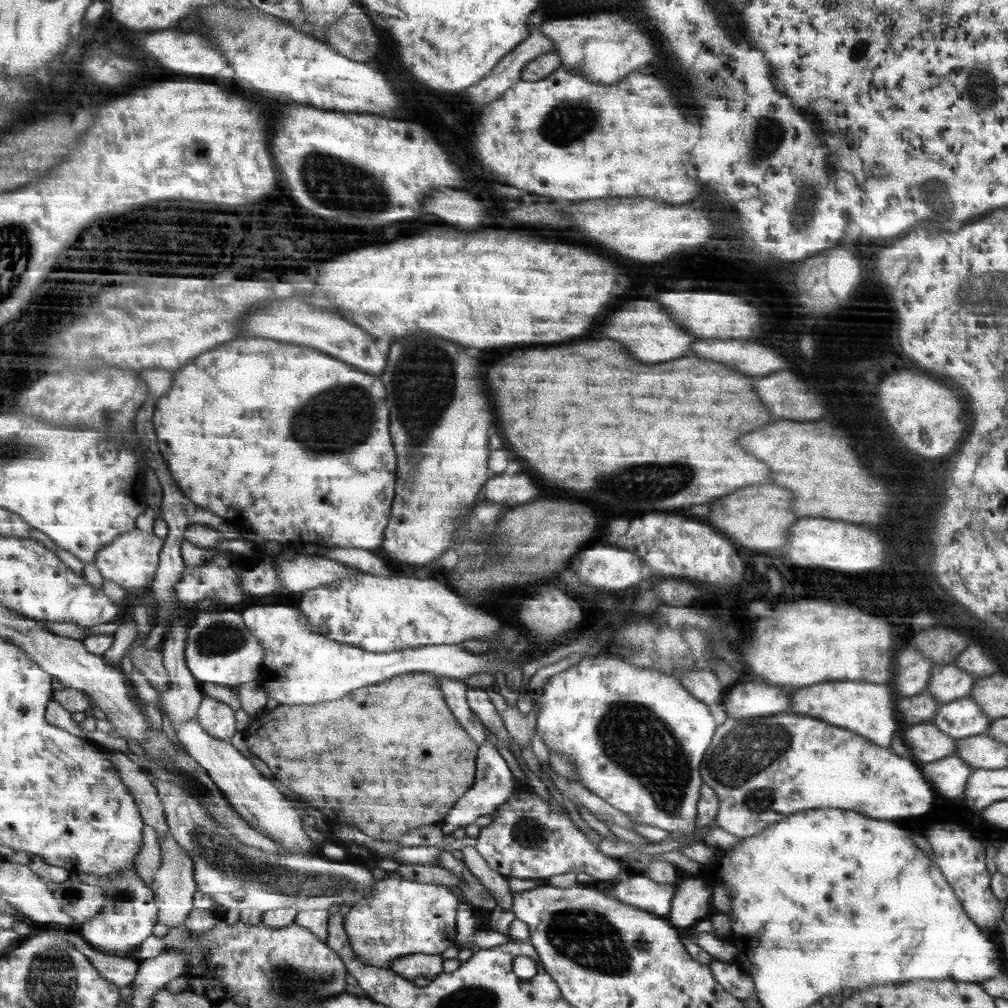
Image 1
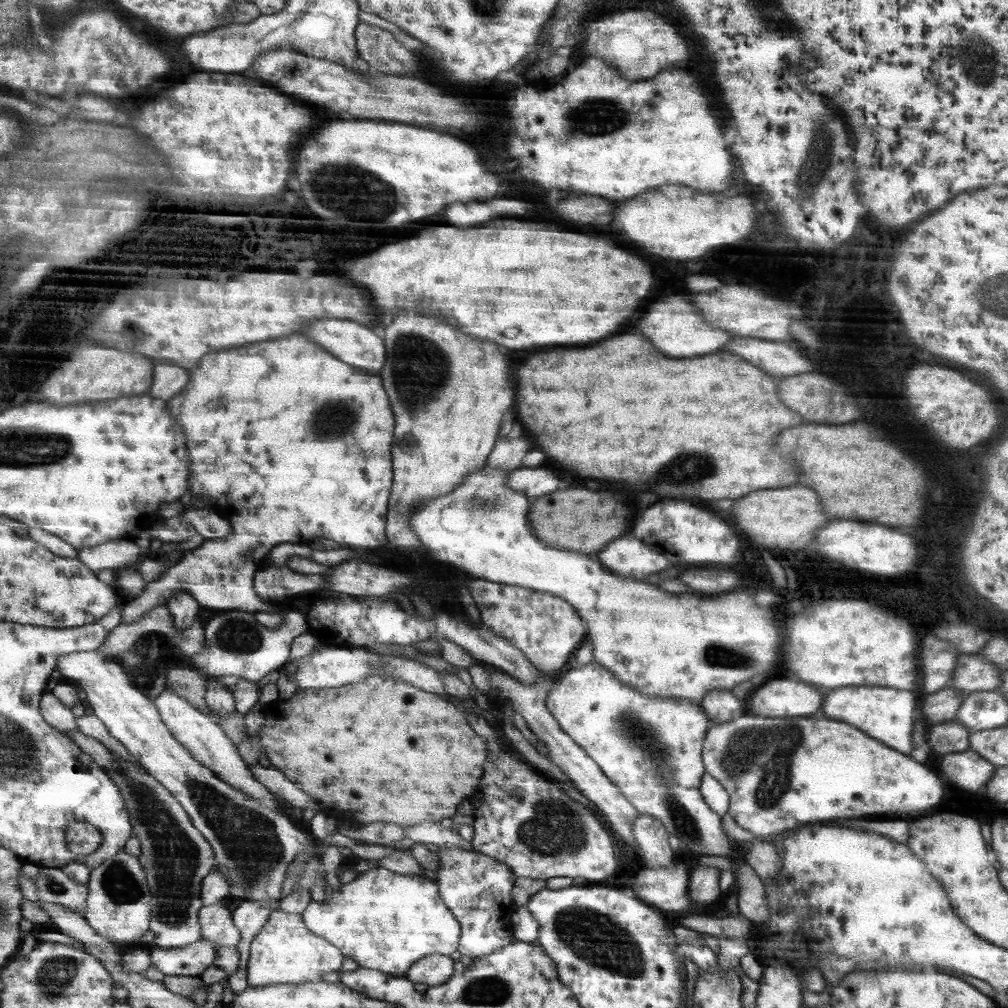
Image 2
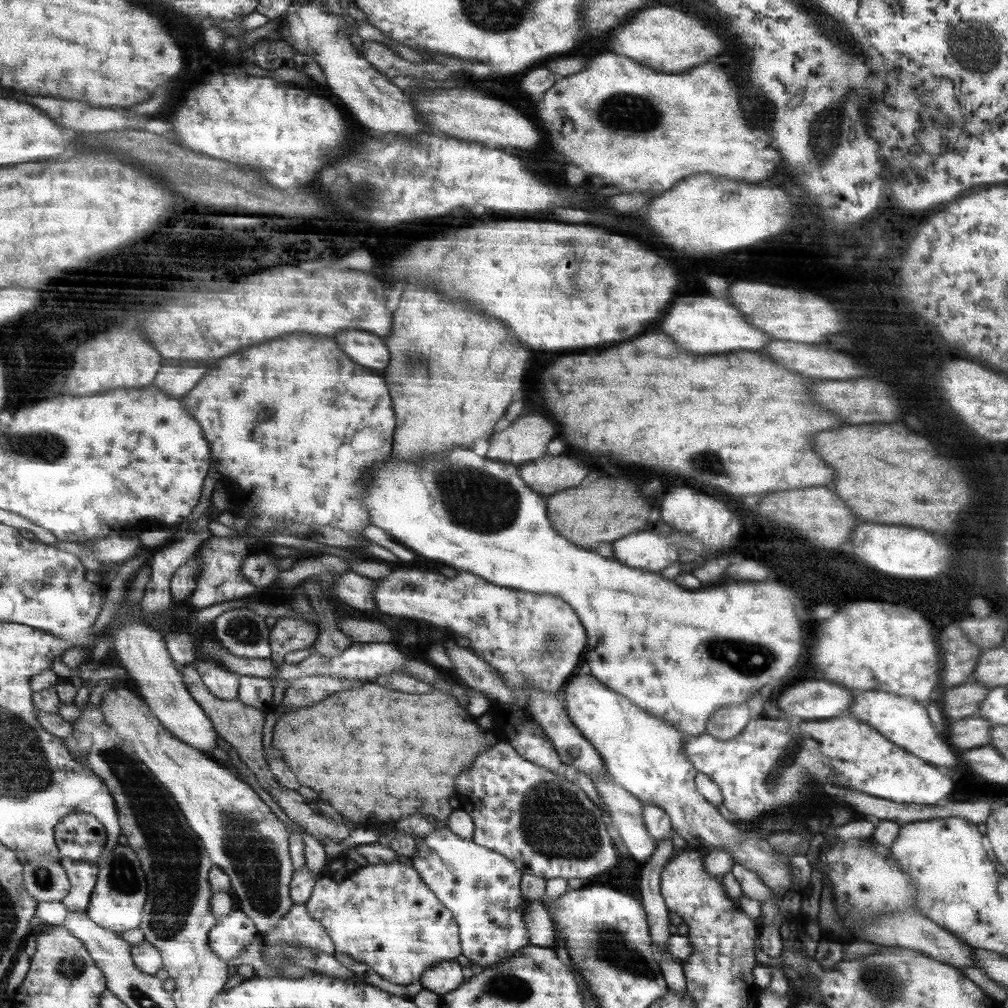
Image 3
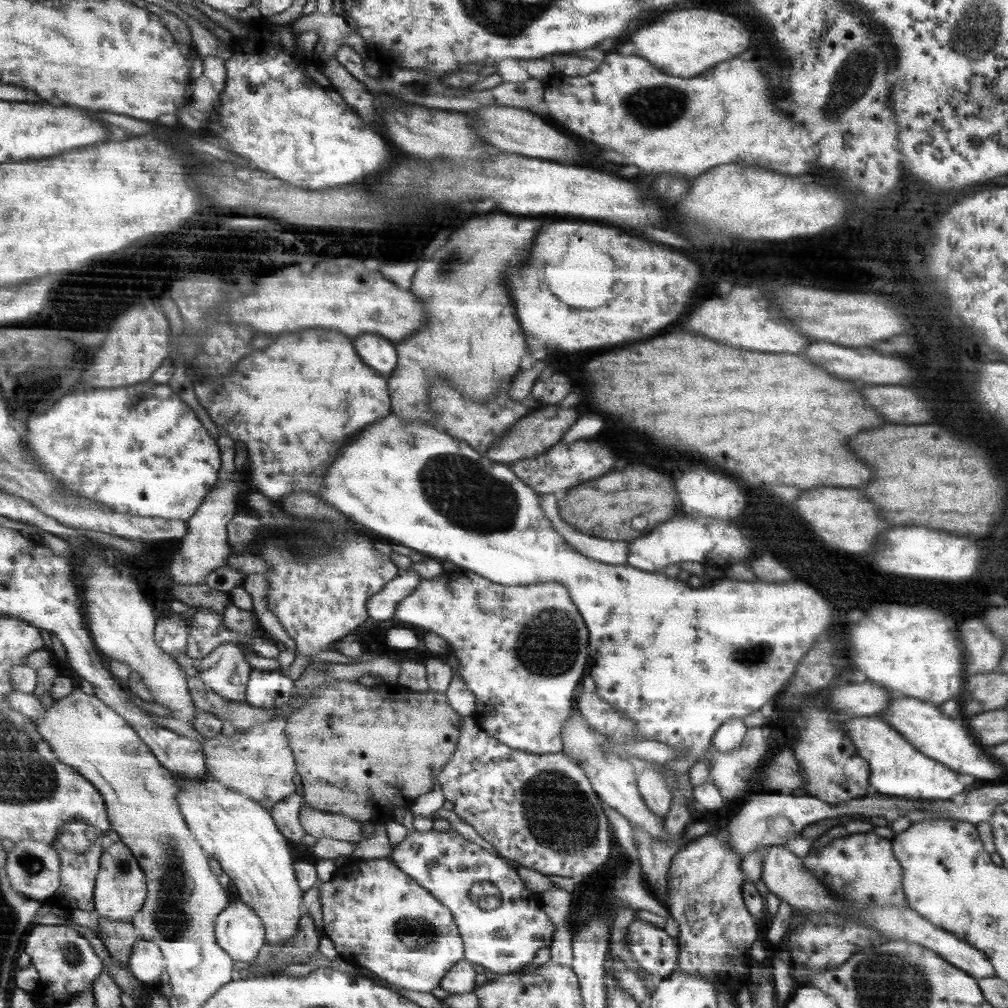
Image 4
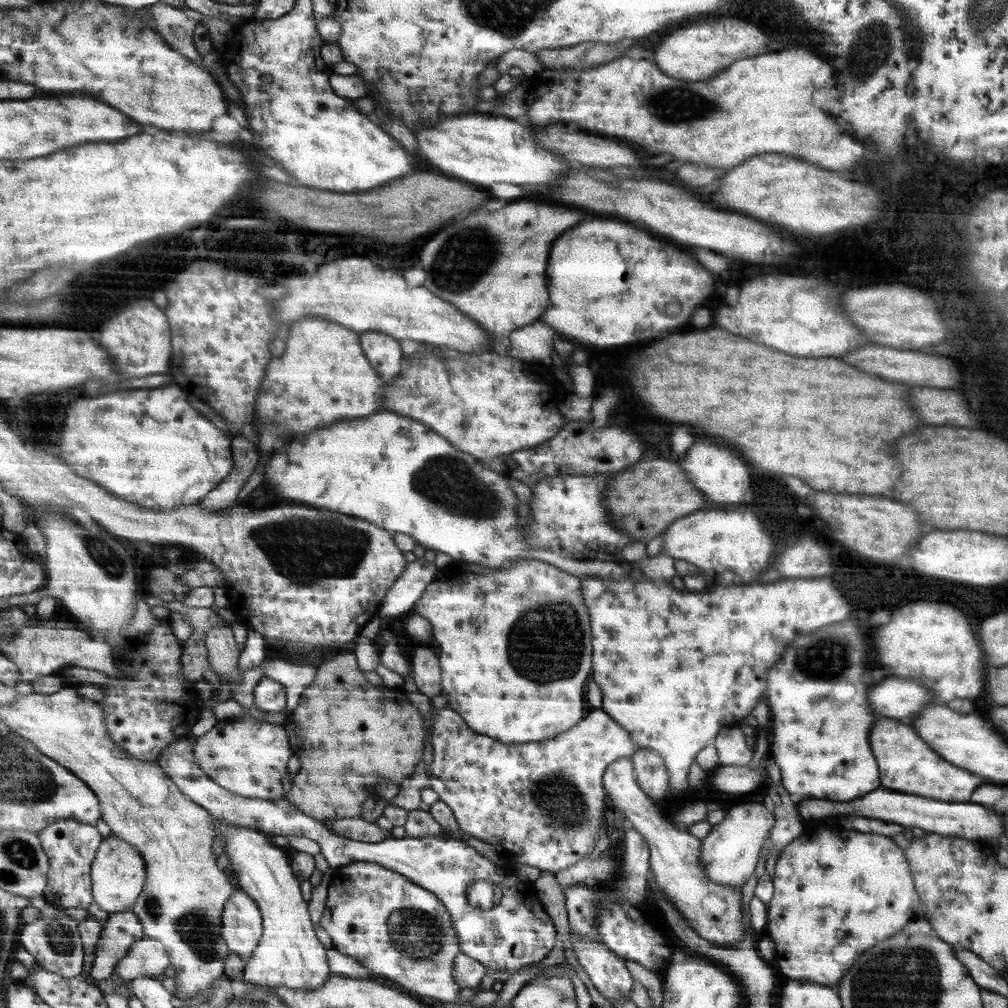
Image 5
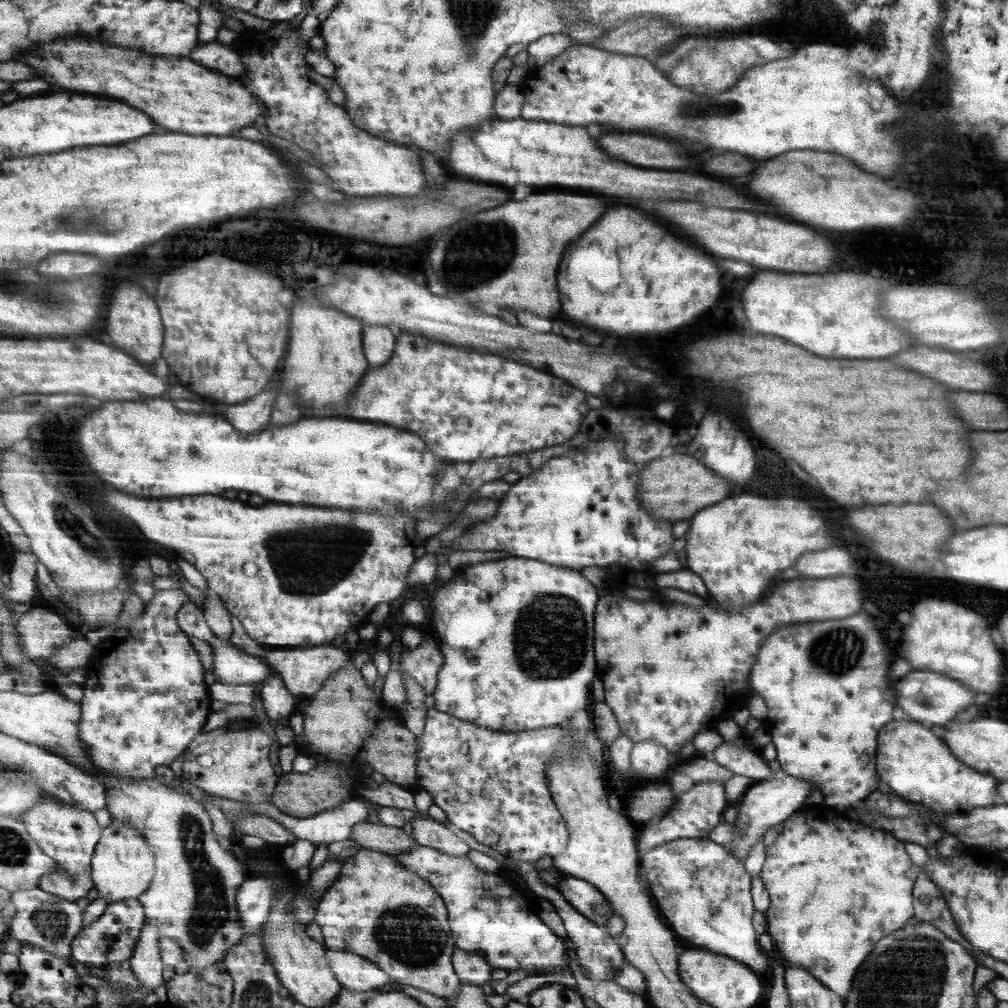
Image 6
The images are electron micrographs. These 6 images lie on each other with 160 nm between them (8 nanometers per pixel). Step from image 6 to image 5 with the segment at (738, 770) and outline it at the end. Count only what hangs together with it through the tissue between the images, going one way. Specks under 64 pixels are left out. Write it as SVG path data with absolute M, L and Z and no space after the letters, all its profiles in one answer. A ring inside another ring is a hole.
M722 726L718 730L717 736L714 737L714 748L716 749L718 765L743 767L749 764L752 752L747 748L745 737L741 733L739 726Z

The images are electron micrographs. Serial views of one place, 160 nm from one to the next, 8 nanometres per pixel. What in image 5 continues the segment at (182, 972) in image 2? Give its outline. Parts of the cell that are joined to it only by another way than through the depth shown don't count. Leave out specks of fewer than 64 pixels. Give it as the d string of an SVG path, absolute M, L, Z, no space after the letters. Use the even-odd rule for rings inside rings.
M237 888L223 911L222 939L231 953L246 961L259 948L263 935L264 918L259 905Z

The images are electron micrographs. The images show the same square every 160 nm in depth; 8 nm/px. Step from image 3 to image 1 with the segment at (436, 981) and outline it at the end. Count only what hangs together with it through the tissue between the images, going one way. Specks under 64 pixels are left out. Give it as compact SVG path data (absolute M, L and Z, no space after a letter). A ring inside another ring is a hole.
M408 954L394 958L390 969L410 981L421 977L432 981L444 972L444 960L441 955Z

